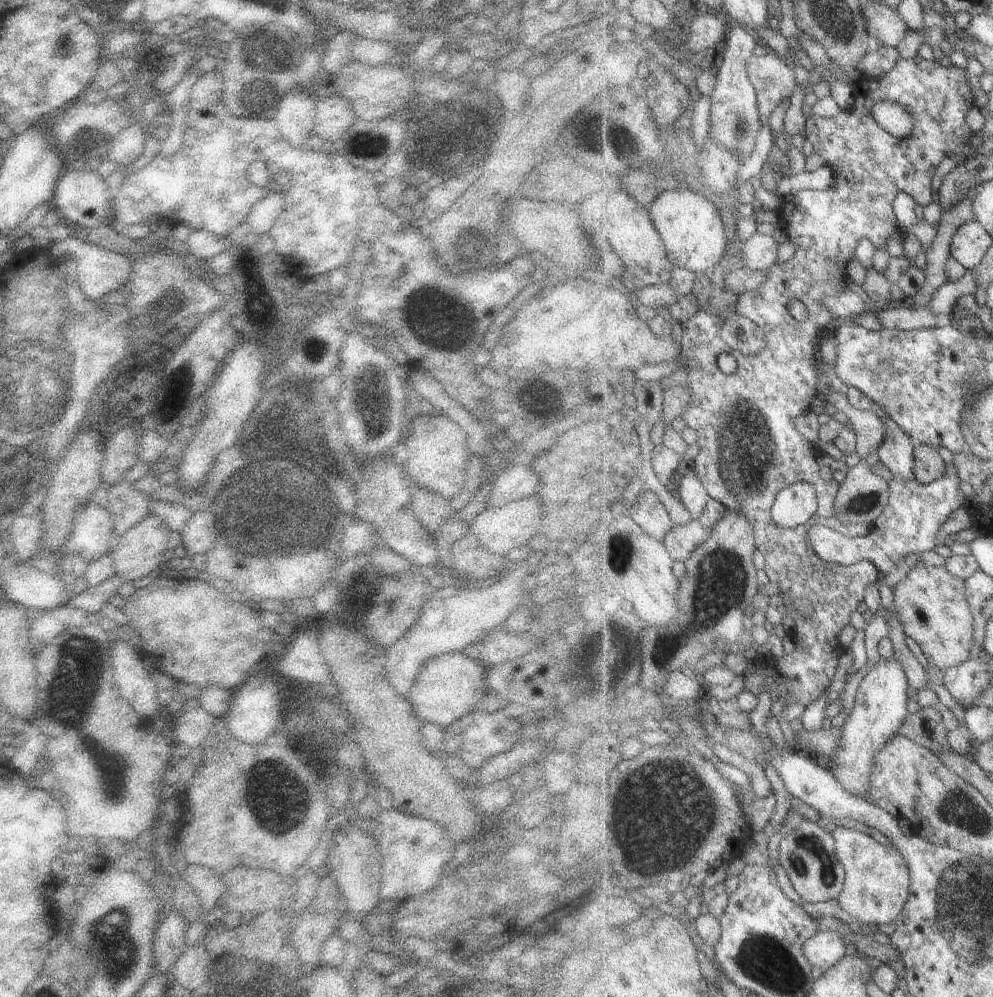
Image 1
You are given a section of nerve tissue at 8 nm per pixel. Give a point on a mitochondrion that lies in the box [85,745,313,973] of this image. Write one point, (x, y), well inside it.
(263, 810)

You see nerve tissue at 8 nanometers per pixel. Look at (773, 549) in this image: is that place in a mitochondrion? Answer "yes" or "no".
no

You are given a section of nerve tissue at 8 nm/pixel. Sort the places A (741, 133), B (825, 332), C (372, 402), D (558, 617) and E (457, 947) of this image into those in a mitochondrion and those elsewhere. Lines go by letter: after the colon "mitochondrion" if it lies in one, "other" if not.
A: mitochondrion
B: other
C: mitochondrion
D: other
E: other

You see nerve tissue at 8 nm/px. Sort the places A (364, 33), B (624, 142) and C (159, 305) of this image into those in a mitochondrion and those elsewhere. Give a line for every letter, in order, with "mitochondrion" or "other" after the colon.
A: other
B: mitochondrion
C: other

